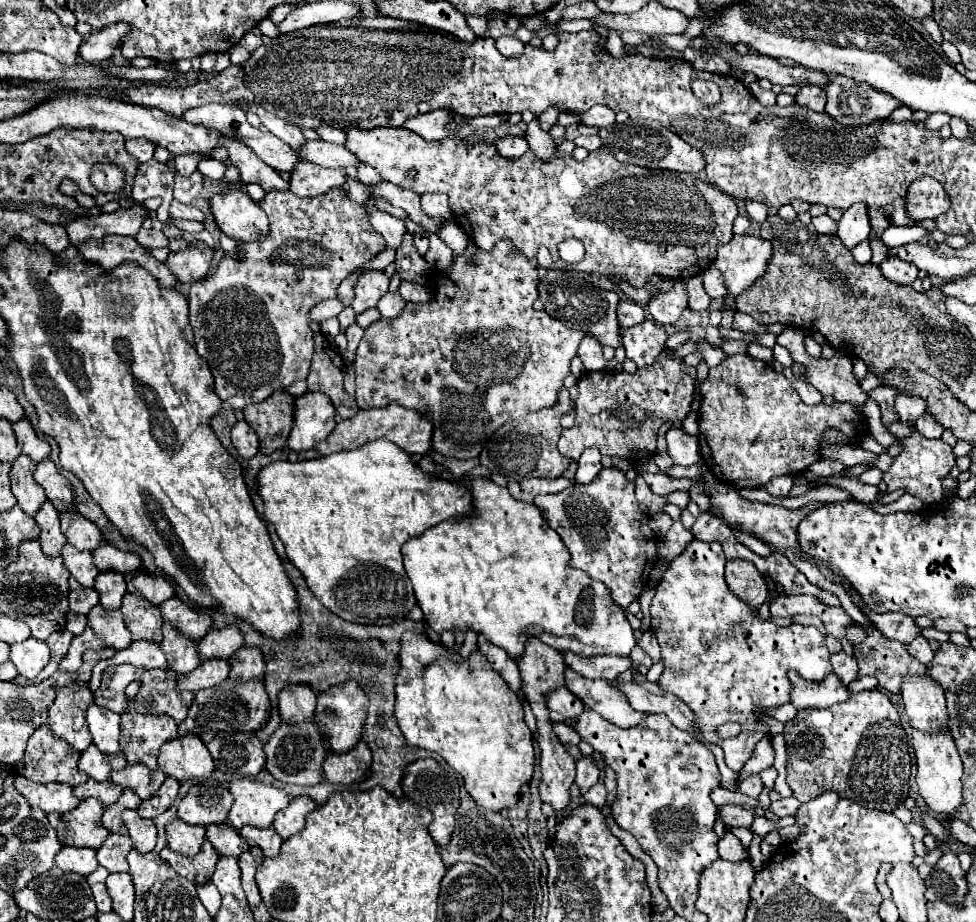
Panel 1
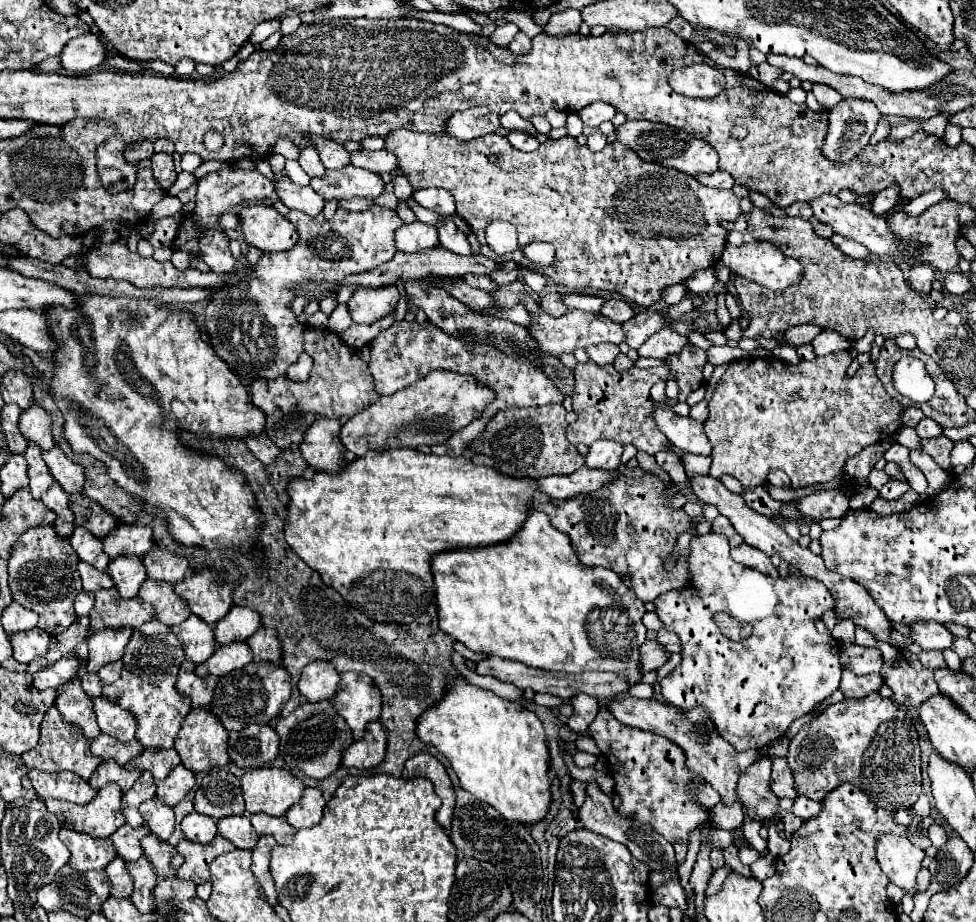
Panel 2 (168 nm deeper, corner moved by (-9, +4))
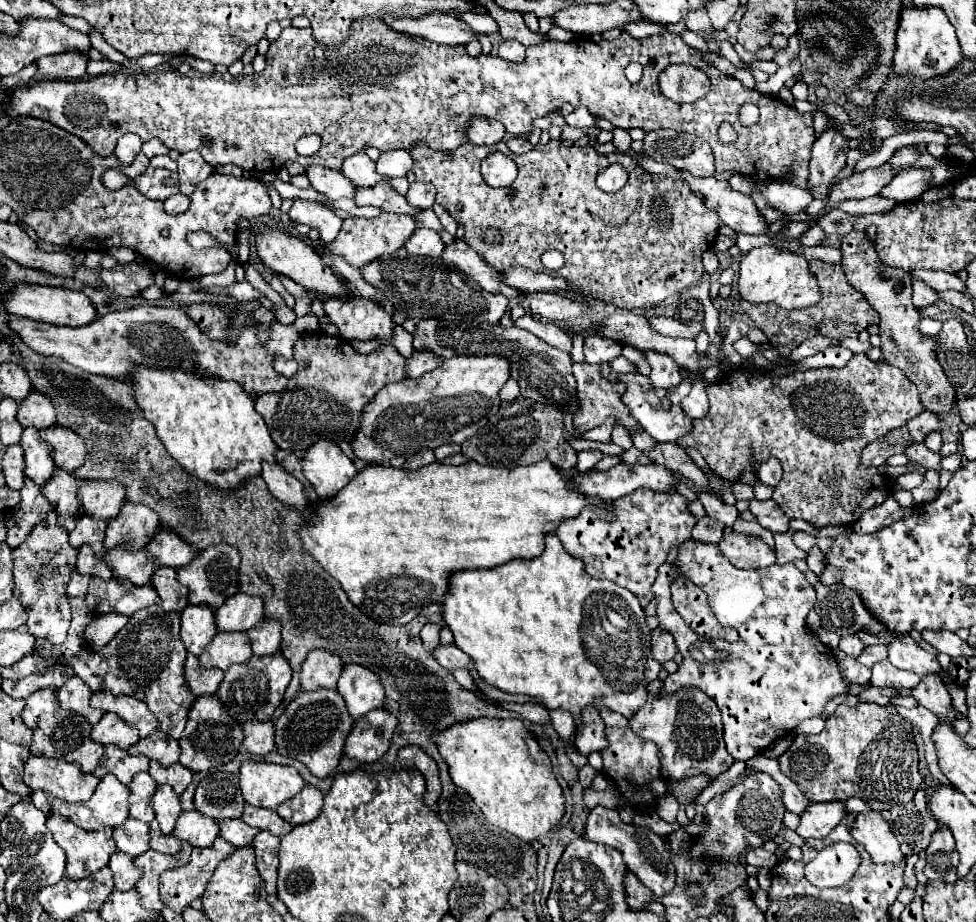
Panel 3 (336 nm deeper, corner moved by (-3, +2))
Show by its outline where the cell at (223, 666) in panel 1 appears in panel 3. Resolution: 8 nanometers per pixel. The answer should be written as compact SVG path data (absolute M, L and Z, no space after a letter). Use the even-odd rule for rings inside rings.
M219 632L199 656L203 668L221 668L223 672L231 664L243 664L253 656L251 642L245 632Z

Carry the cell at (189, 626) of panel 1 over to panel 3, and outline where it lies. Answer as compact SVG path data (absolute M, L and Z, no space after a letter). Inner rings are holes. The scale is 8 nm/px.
M213 544L209 548L205 548L201 554L197 554L197 558L187 564L181 566L181 570L177 570L177 578L181 584L185 584L189 588L189 602L191 604L209 604L213 610L217 610L225 598L233 596L239 590L239 550L235 550L235 546L231 544Z

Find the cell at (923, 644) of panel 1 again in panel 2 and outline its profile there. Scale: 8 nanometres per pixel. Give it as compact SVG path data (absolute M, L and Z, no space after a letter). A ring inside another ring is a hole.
M923 650L921 654L919 654L919 660L921 660L921 664L923 666L927 666L927 668L945 668L945 660L943 660L943 654L941 652L937 652L937 650Z

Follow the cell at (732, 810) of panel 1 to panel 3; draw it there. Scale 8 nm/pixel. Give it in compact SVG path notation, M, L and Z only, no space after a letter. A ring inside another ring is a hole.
M683 686L675 694L661 696L659 700L649 700L631 720L631 730L643 740L651 740L659 746L659 762L663 778L685 778L695 774L717 776L727 772L733 764L731 754L725 750L723 742L723 722L715 700L697 688Z

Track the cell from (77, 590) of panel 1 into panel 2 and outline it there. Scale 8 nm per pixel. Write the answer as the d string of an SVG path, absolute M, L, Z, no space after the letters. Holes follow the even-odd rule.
M79 562L79 574L81 574L81 580L83 580L83 590L85 592L99 592L103 588L113 588L113 580L109 578L107 572L97 572L91 564L87 562Z

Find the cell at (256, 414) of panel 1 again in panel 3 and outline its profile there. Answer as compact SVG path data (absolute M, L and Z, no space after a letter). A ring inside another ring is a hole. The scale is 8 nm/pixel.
M311 332L311 334L301 334L301 338L295 342L295 348L293 348L293 350L295 350L295 352L293 352L293 354L295 354L295 362L299 364L295 376L291 376L291 380L289 380L289 382L293 382L293 384L287 386L285 390L281 390L281 392L257 396L257 398L255 398L255 410L263 416L267 428L271 430L271 436L273 436L275 444L277 444L281 450L291 450L291 452L295 452L295 454L305 454L307 448L309 448L311 444L315 444L317 440L321 440L321 438L327 438L327 440L333 440L333 442L335 442L335 438L347 438L347 442L351 442L351 440L353 440L351 434L355 434L355 428L361 424L361 416L363 416L365 404L367 404L385 384L389 384L389 382L399 382L399 380L405 378L405 358L395 350L395 346L393 346L391 342L381 344L381 346L379 346L375 352L371 352L371 354L359 354L359 352L355 352L355 350L349 346L349 342L343 340L343 338L327 336L325 332Z

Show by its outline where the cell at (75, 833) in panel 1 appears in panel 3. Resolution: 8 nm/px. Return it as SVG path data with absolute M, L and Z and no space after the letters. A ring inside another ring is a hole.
M105 774L105 776L101 778L101 782L99 782L99 786L97 786L97 790L95 790L95 794L91 796L89 802L69 804L69 802L63 802L63 800L55 798L53 794L47 794L47 792L43 792L43 790L31 792L29 800L31 800L39 810L43 810L47 816L51 816L51 814L61 814L61 816L73 820L77 826L81 826L81 828L85 828L85 830L97 830L97 828L101 828L101 826L113 826L113 828L115 828L115 826L121 826L123 820L129 818L129 802L127 802L129 792L131 792L129 786L125 786L123 782L119 782L113 774Z

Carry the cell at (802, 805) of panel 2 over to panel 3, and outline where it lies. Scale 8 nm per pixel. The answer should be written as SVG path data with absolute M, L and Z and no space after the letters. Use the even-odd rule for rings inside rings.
M817 802L801 814L797 834L807 838L827 838L829 832L843 820L845 806L841 802Z

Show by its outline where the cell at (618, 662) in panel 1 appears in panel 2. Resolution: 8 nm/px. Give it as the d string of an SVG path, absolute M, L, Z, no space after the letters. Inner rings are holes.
M645 640L645 644L639 648L639 672L651 672L655 668L659 668L661 664L665 664L667 656L665 656L665 648L659 646L657 640Z

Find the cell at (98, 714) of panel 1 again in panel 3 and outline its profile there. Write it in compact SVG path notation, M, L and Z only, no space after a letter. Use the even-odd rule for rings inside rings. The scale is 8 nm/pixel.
M95 692L91 696L91 706L105 710L105 712L115 712L125 722L135 724L141 738L149 736L159 726L157 718L151 714L151 710L147 710L147 704L133 696L125 696L125 694L113 696L109 692Z

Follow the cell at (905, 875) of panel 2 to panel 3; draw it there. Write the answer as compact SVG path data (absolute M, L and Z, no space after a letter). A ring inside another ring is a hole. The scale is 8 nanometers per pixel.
M877 810L859 812L851 826L851 836L859 844L863 844L863 848L875 862L899 864L905 858L885 816Z

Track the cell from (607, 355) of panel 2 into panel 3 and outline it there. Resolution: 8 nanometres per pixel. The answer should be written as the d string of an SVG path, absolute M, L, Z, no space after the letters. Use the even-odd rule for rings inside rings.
M591 334L585 338L585 360L589 364L611 362L621 354L621 344L611 342L611 338L599 338L599 334Z

